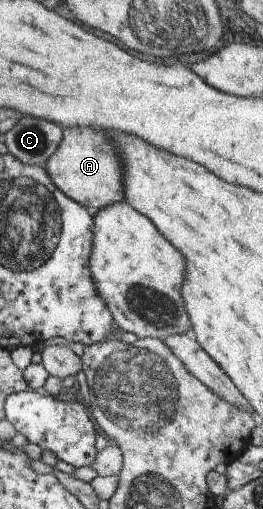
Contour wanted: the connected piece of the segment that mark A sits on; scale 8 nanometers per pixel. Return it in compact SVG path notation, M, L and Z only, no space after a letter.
M65 129L57 149L49 156L44 169L52 184L63 195L87 208L92 216L105 206L125 202L121 160L117 157L109 137L105 137L105 133L97 129Z

